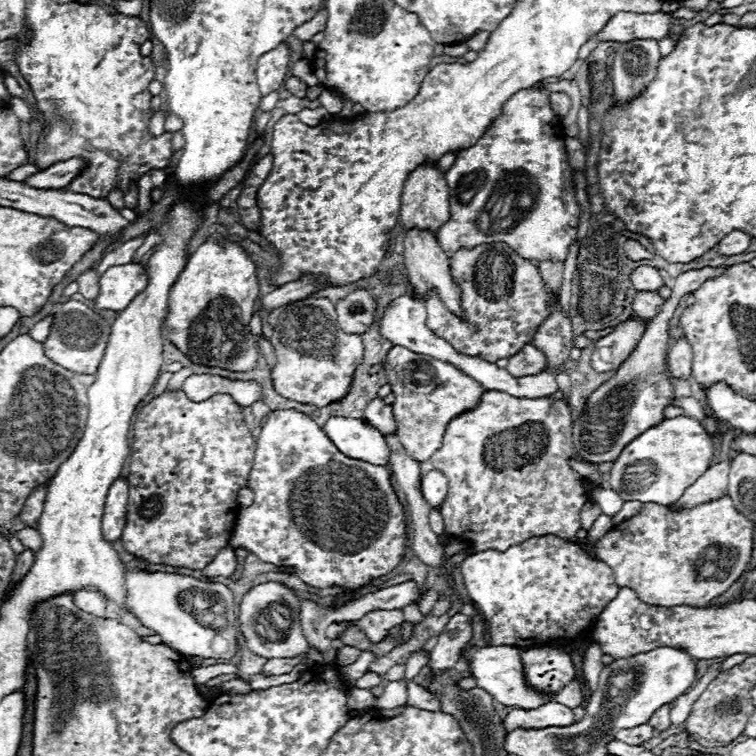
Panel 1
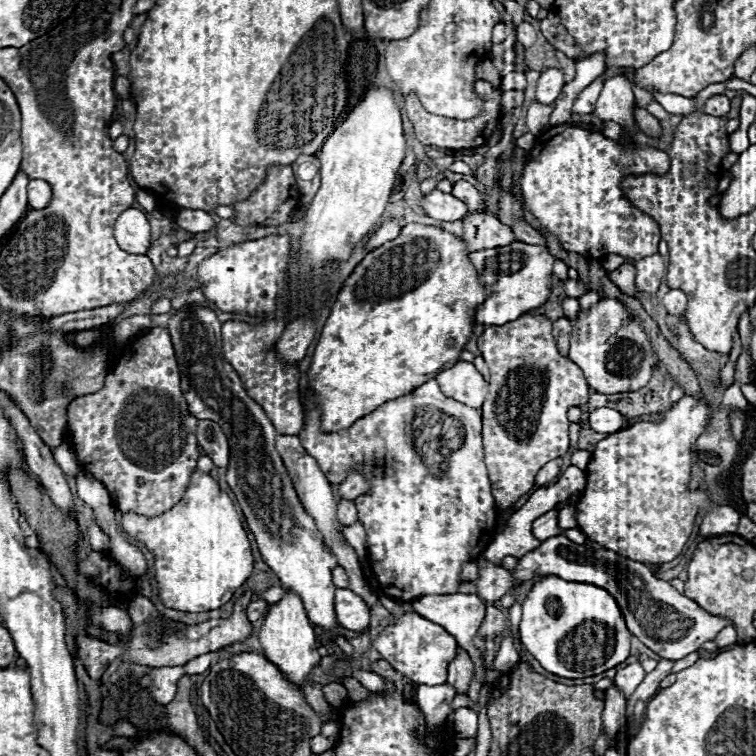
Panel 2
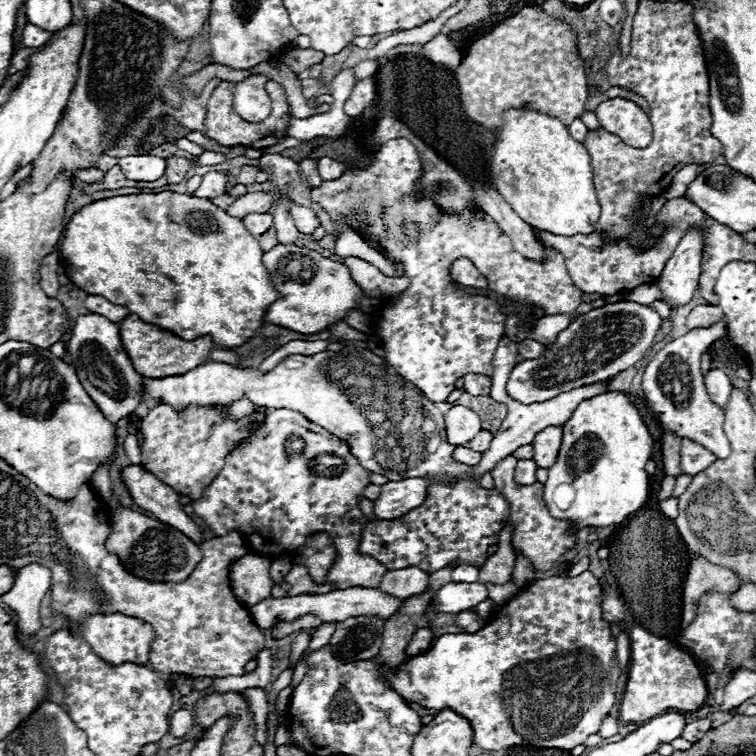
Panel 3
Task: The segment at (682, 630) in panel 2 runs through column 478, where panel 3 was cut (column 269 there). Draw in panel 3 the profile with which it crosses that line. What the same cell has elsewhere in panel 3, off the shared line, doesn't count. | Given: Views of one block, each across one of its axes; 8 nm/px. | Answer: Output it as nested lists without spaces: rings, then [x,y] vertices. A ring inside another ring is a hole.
[[[246,554],[230,566],[230,586],[240,604],[254,606],[270,596],[276,584],[270,578],[270,564],[272,560],[268,556]]]

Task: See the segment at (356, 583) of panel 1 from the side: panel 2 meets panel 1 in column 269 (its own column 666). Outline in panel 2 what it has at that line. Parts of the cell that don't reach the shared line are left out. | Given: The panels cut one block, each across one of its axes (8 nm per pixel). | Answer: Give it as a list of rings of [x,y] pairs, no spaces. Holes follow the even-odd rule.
[[[684,394],[658,420],[636,422],[596,444],[588,464],[586,494],[578,502],[578,528],[602,548],[642,564],[672,562],[684,548],[698,512],[706,510],[706,536],[734,534],[740,514],[734,508],[712,506],[700,490],[688,490],[692,444],[706,432],[714,406],[706,398]]]

